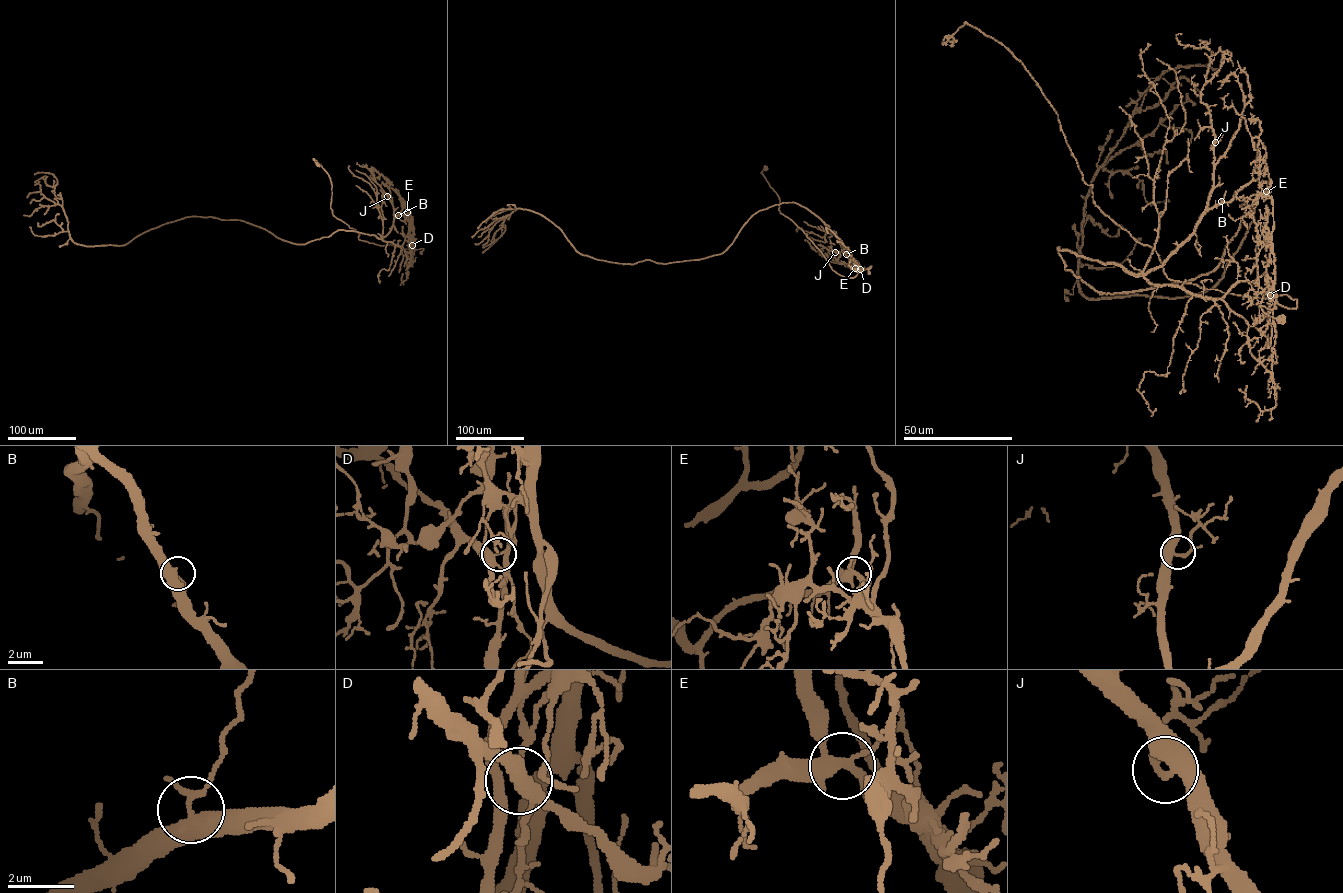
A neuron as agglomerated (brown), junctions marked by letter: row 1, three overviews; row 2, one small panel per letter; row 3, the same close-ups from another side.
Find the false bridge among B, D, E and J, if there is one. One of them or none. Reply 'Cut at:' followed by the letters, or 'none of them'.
Cut at: D

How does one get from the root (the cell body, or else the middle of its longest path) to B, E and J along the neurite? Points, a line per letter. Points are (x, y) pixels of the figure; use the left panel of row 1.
B: (421, 252), (423, 248), (412, 247), (414, 229), (410, 215), (406, 212), (398, 215)
E: (421, 252), (423, 248), (412, 247), (414, 229), (407, 212)
J: (421, 252), (423, 248), (412, 247), (414, 229), (410, 215), (406, 212), (394, 218), (393, 207), (387, 196)

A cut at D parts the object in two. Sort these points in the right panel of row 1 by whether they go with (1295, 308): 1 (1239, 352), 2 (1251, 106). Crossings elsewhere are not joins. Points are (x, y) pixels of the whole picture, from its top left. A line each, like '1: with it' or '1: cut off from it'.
1: cut off from it
2: cut off from it

